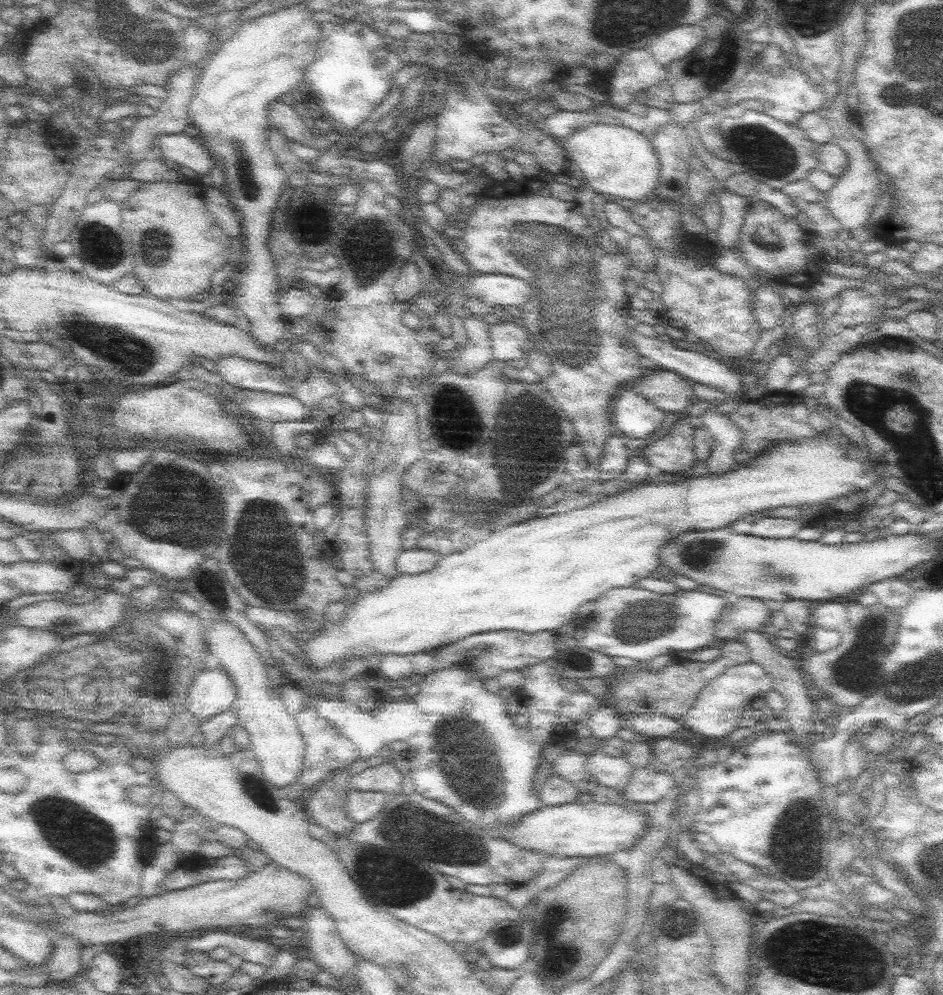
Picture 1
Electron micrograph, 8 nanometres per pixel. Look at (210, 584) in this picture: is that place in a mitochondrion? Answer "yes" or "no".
yes

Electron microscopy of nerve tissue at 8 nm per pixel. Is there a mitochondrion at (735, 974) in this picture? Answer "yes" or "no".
no

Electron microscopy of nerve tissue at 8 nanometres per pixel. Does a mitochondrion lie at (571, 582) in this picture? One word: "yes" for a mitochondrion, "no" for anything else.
no

